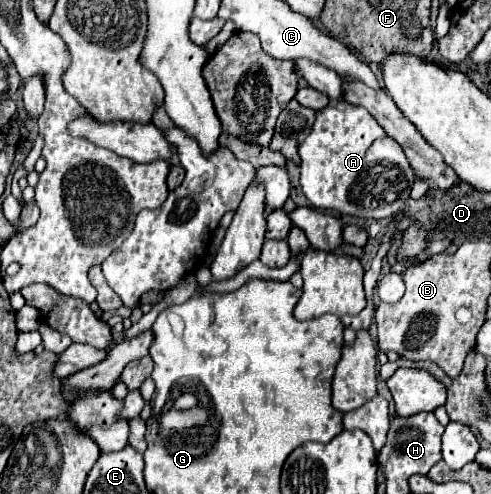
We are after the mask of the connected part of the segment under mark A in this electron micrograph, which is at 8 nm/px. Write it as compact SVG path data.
M336 102L336 106L326 106L318 112L312 132L300 146L300 158L300 184L310 204L358 218L390 218L404 208L406 200L410 198L410 188L416 180L412 166L402 154L402 146L398 146L398 142L394 142L394 138L390 138L382 126L378 126L368 110L348 102Z

